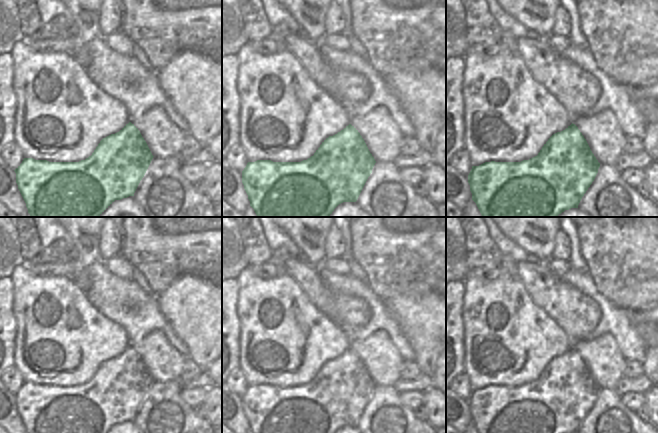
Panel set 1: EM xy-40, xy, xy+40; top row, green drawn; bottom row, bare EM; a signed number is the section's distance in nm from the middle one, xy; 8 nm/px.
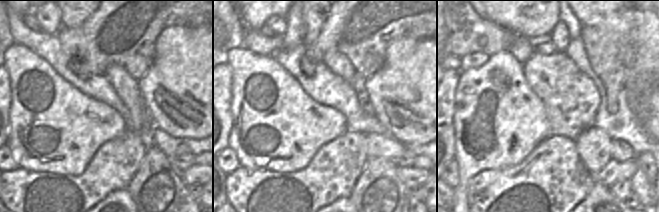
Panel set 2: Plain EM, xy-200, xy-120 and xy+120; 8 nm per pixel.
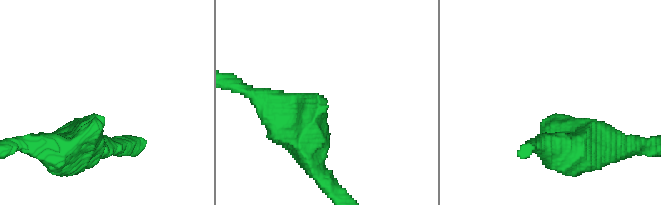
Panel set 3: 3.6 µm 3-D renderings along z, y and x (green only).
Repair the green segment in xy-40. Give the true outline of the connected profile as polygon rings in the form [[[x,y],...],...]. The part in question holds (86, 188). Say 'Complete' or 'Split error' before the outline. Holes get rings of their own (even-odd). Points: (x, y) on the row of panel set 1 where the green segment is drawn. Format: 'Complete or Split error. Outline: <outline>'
Complete. Outline: [[[129,122],[119,132],[103,138],[85,160],[49,162],[24,158],[14,171],[31,217],[99,217],[115,200],[134,196],[153,157],[138,128]]]

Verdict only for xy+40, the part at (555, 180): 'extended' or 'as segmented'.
as segmented

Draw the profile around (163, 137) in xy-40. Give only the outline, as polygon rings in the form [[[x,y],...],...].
[[[155,106],[130,122],[140,131],[152,155],[157,158],[180,156],[186,137],[161,106]]]

